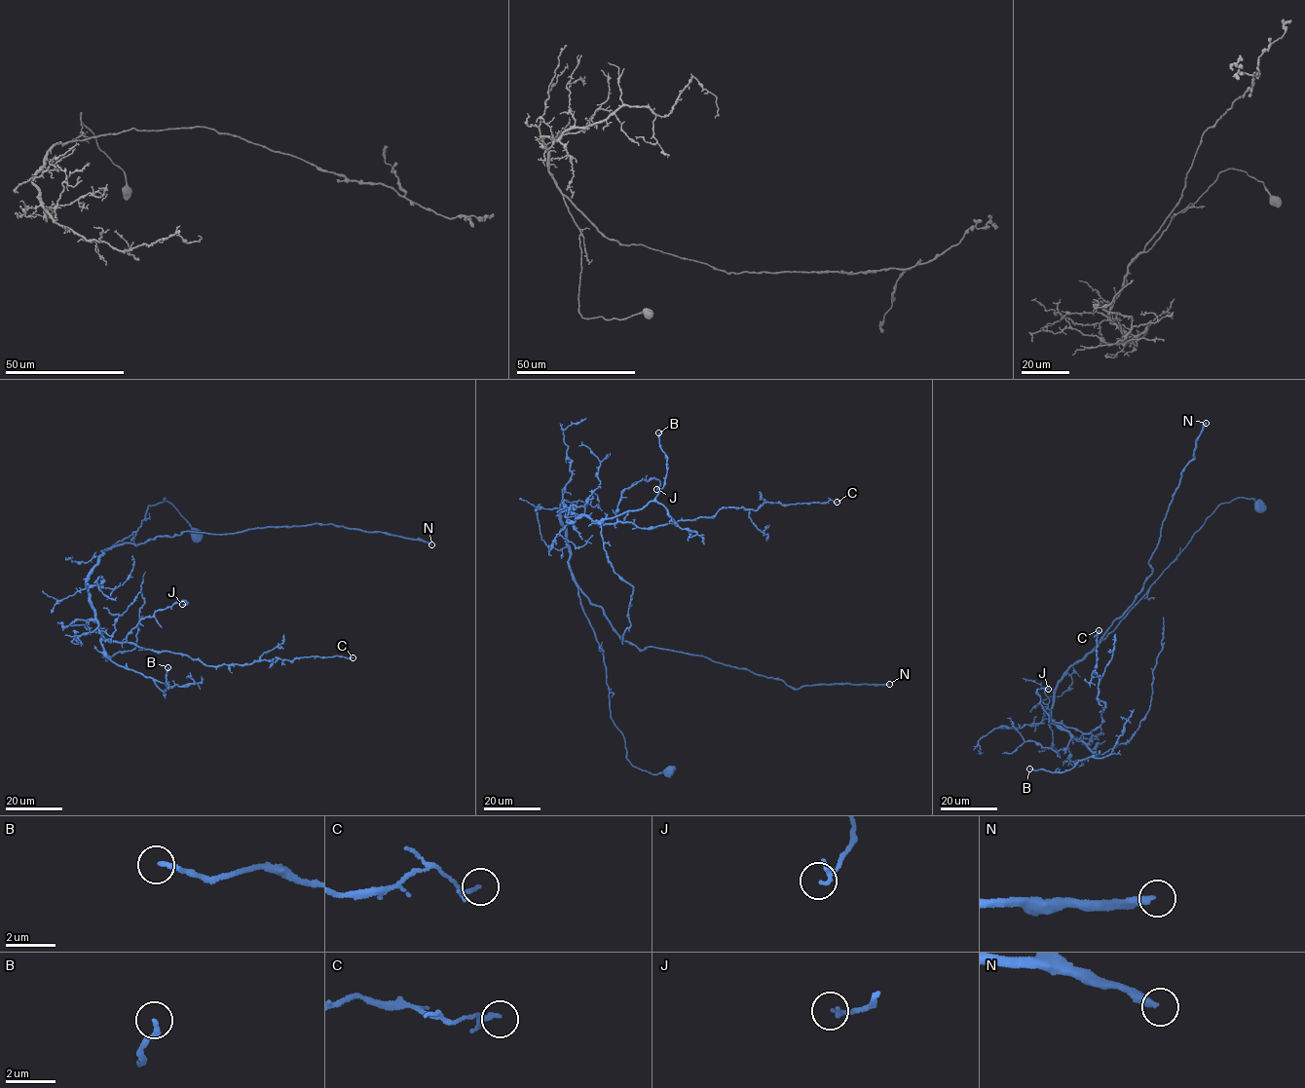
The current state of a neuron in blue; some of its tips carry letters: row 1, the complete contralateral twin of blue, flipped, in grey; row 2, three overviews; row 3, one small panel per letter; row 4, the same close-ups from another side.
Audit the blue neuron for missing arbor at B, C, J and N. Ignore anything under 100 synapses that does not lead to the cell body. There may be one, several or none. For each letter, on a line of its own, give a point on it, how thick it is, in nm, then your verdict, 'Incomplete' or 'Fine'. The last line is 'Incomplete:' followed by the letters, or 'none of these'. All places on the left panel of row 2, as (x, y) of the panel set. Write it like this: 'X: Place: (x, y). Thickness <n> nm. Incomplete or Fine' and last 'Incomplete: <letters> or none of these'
B: Place: (167, 667). Thickness 190 nm. Fine
C: Place: (353, 657). Thickness 130 nm. Fine
J: Place: (182, 604). Thickness 100 nm. Fine
N: Place: (431, 544). Thickness 280 nm. Incomplete
Incomplete: N

